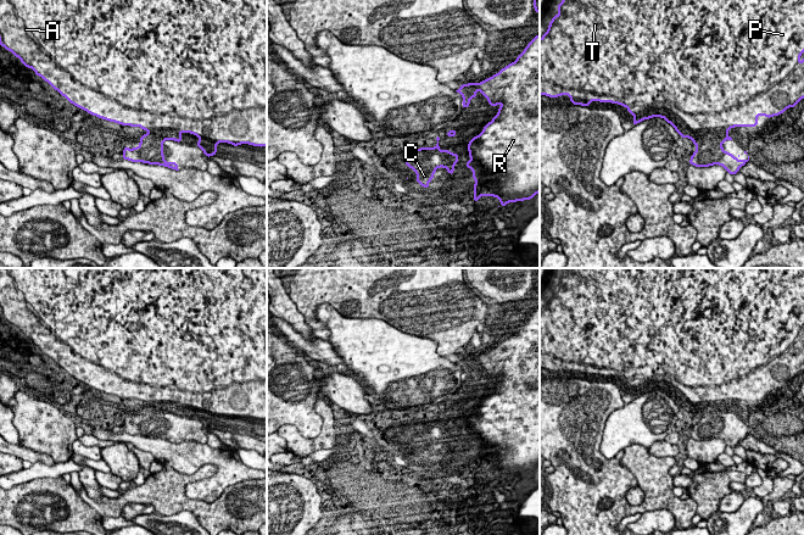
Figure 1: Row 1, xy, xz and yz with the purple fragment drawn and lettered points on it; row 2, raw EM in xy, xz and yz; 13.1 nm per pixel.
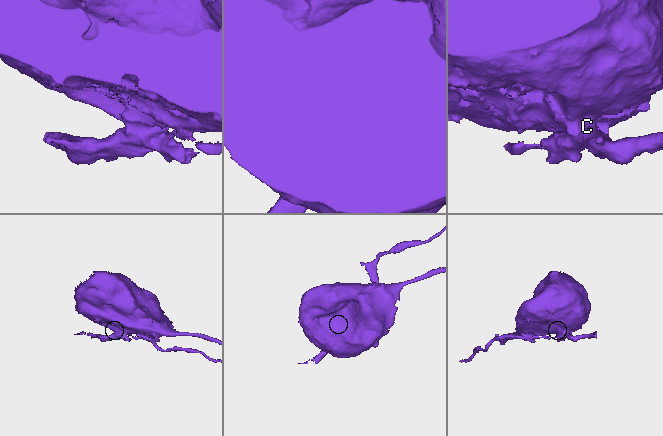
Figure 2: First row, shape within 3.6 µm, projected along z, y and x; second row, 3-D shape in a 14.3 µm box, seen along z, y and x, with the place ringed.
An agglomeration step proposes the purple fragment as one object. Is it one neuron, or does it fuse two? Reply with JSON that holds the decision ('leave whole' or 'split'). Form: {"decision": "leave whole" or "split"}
{"decision": "split"}

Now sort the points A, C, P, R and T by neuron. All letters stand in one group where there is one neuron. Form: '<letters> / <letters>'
A P R T / C

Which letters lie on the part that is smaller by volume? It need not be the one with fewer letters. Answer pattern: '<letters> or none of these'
C

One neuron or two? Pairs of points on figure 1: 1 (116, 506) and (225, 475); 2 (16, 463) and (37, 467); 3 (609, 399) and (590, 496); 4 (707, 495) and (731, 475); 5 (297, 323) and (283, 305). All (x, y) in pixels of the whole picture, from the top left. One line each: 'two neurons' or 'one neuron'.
1: two neurons
2: two neurons
3: one neuron
4: one neuron
5: one neuron

